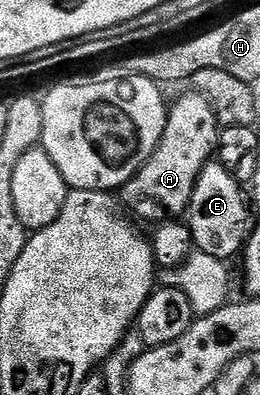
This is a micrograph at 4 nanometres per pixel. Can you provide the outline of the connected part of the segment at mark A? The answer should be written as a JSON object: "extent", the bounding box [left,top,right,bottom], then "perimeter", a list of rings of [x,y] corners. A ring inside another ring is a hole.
{"extent":[119,94,219,225],"perimeter":[[[190,94],[174,103],[172,100],[165,116],[163,137],[155,153],[143,165],[143,169],[139,169],[135,178],[119,191],[120,202],[152,225],[176,220],[188,212],[200,173],[214,158],[217,150],[219,126],[216,114],[204,96]]]}

